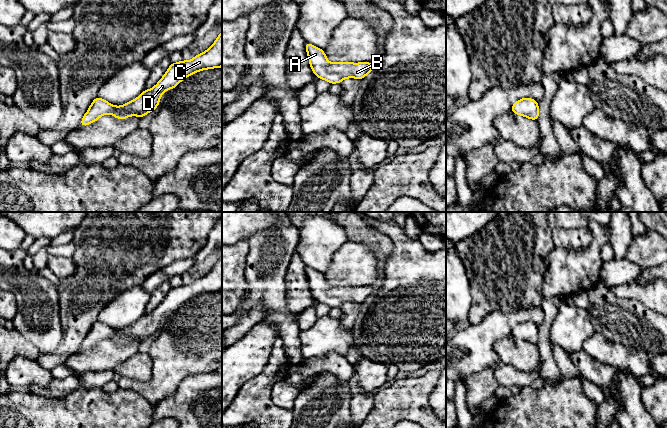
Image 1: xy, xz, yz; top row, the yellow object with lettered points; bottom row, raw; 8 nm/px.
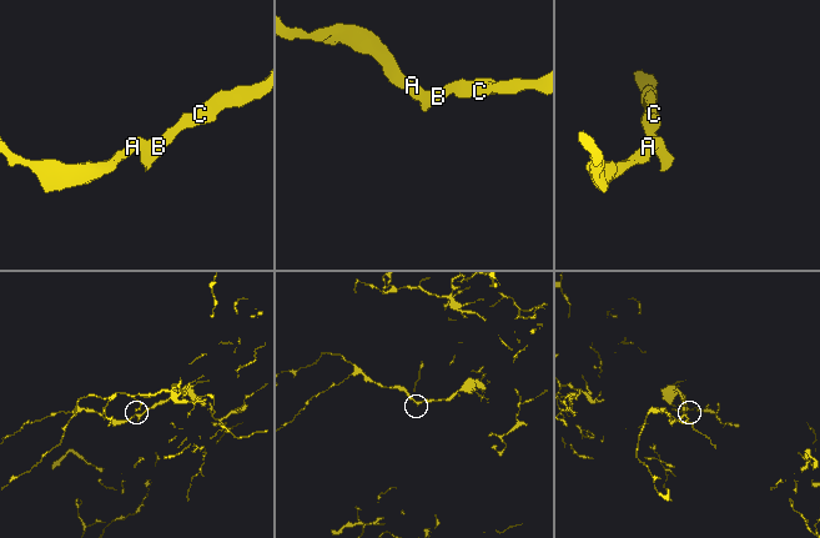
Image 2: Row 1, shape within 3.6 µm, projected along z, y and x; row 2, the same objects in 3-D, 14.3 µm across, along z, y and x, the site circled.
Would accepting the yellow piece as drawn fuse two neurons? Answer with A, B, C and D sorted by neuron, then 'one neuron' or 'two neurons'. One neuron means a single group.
A B C D | one neuron

